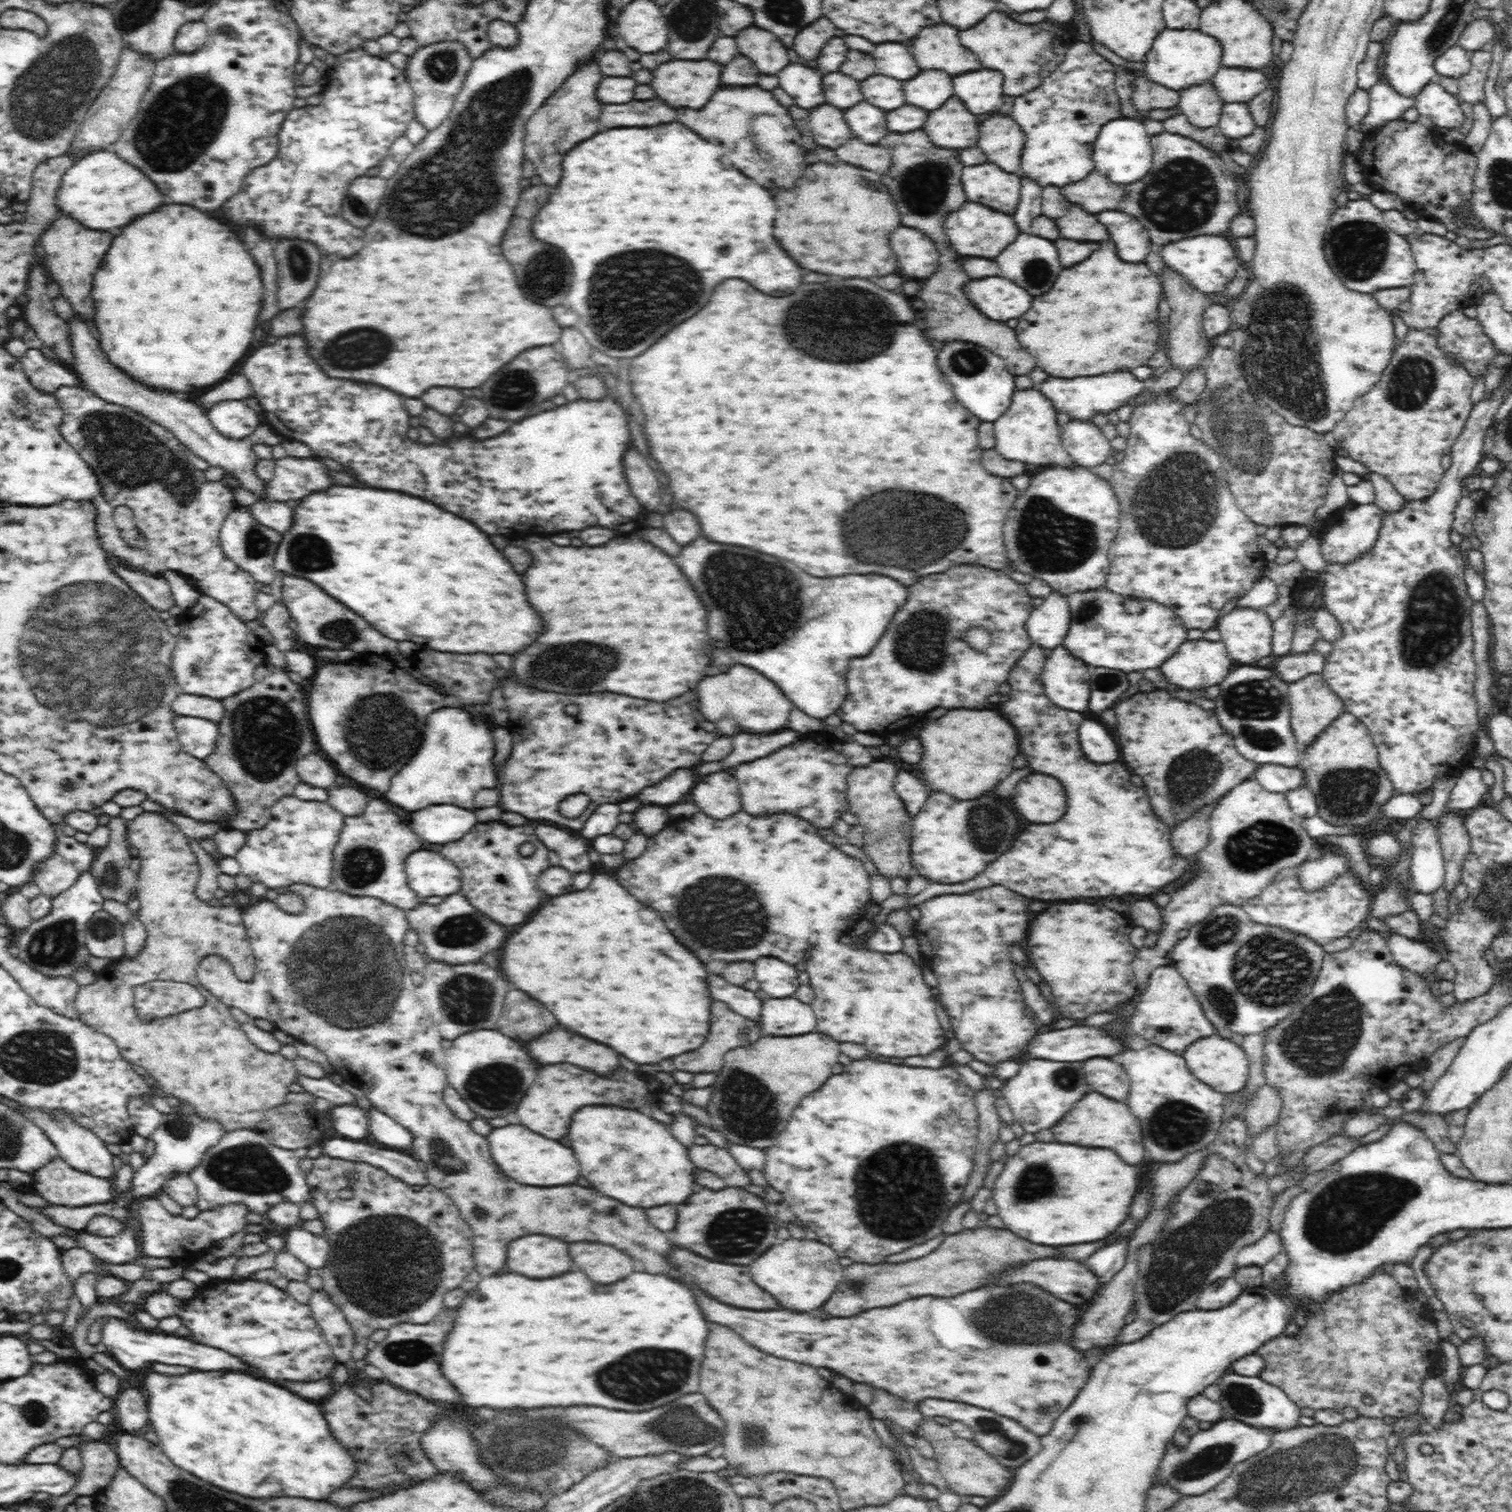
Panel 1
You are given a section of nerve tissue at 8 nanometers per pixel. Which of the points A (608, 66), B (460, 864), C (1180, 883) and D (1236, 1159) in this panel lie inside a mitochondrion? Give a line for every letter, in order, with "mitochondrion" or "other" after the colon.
A: other
B: other
C: other
D: other

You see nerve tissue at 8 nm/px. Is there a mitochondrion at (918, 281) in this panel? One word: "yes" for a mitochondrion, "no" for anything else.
no

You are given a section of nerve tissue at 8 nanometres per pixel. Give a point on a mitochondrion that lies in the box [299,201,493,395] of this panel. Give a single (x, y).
(365, 347)

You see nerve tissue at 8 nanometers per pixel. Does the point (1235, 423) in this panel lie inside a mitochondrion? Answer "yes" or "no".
yes

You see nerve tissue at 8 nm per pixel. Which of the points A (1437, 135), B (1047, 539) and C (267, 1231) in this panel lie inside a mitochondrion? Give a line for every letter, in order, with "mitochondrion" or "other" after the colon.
A: other
B: mitochondrion
C: other

